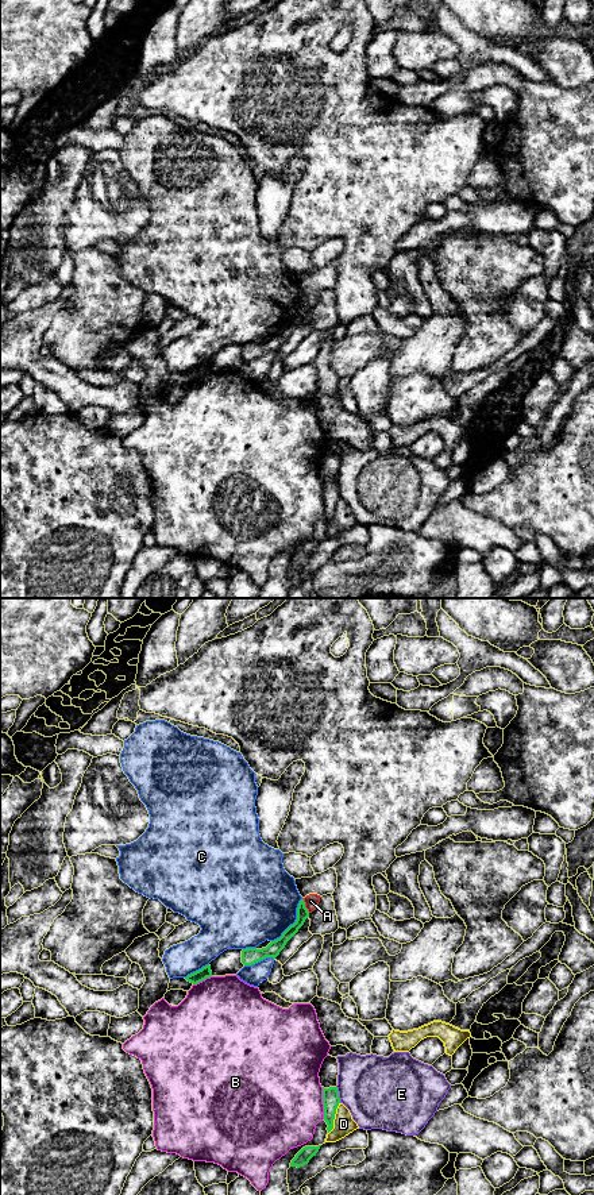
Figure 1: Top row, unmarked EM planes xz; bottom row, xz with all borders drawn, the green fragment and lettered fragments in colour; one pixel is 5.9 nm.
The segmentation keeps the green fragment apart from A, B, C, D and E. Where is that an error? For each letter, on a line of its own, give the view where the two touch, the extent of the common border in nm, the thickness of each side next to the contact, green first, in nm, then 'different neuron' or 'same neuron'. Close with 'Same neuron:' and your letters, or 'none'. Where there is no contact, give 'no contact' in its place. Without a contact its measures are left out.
A: meets green in xz; contact 100 nm long; 70 nm thick on the green side, 80 nm on the other; different neuron
B: meets green in xz; contact 190 nm long; 100 nm thick on the green side, 500 nm on the other; different neuron
C: meets green in xz; contact 320 nm long; 90 nm thick on the green side, 460 nm on the other; different neuron
D: meets green in xz; contact 200 nm long; 100 nm thick on the green side, 130 nm on the other; different neuron
E: meets green in xz; contact 110 nm long; 100 nm thick on the green side, 420 nm on the other; different neuron
Same neuron: none

